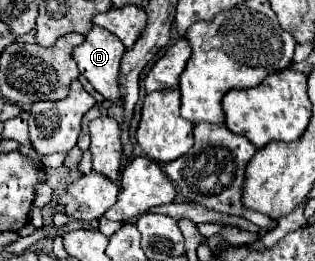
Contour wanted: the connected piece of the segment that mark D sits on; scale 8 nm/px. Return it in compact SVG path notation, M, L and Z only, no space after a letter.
M94 27L82 45L74 49L74 59L80 73L90 81L90 85L104 95L104 99L120 101L120 61L126 47L114 33L102 27Z

